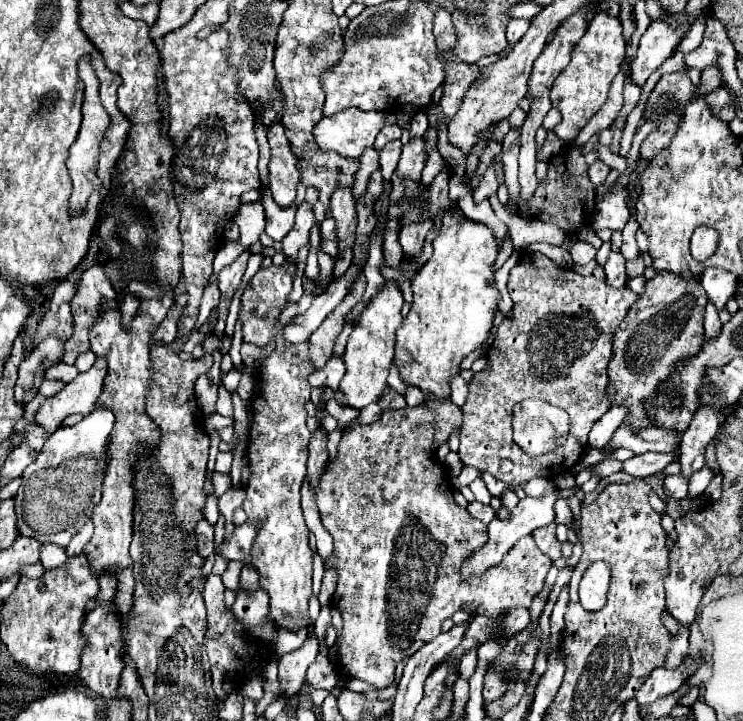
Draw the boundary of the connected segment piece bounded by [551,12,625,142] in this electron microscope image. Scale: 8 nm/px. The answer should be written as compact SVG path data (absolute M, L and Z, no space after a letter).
M597 12L585 36L573 46L569 66L555 78L551 88L553 108L559 108L559 112L563 114L561 126L555 128L555 134L563 142L575 140L579 130L605 104L611 80L619 72L623 58L625 58L625 38L621 34L621 22L605 12Z

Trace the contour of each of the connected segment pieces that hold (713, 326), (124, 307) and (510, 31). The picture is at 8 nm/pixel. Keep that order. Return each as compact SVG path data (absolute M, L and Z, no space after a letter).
M707 304L707 310L705 310L705 340L711 340L711 338L717 338L719 332L721 332L721 322L719 322L719 314L715 312L715 308L711 308L711 304Z
M125 294L123 300L121 300L121 316L123 316L121 320L123 320L123 326L131 324L137 308L139 308L139 298L133 296L133 294Z
M511 18L506 30L506 36L509 44L515 45L527 32L530 25L530 20L523 18Z

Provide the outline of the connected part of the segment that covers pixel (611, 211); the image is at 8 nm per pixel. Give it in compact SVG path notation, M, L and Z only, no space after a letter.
M627 190L611 192L611 196L597 206L597 214L593 218L593 228L609 228L609 230L623 230L629 220L627 210Z

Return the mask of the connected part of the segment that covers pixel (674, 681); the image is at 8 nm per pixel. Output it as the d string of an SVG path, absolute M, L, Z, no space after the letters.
M677 666L675 670L669 668L655 668L651 672L651 676L645 680L645 684L639 688L637 692L637 702L639 704L649 704L661 696L673 694L681 688L683 684L683 672L687 672L687 668Z

